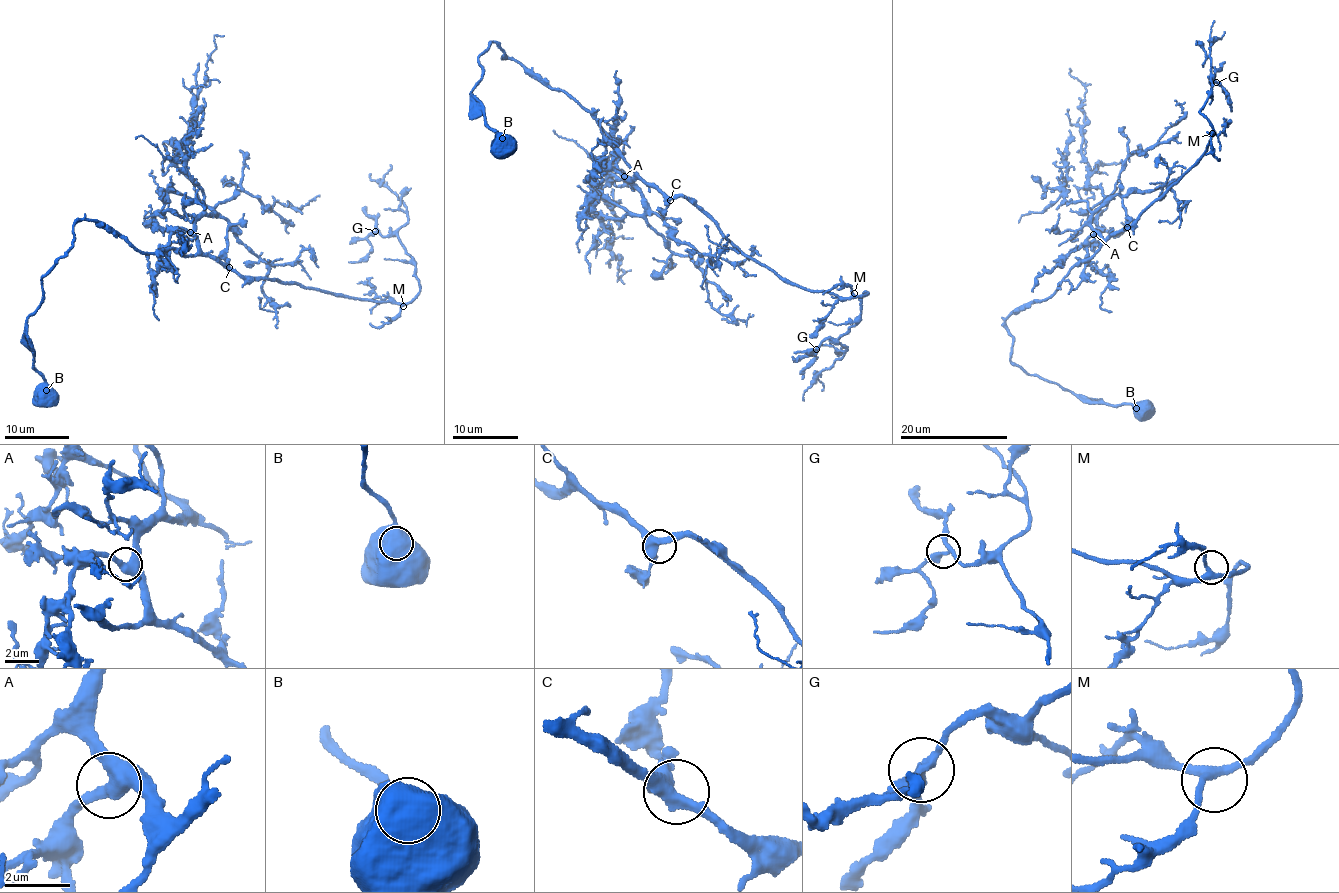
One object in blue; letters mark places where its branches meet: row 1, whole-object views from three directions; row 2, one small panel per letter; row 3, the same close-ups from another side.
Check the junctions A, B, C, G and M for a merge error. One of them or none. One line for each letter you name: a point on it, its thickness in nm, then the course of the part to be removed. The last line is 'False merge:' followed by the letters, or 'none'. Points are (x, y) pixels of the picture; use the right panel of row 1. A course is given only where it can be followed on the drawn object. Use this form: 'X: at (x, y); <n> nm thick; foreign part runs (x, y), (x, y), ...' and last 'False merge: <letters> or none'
False merge: none

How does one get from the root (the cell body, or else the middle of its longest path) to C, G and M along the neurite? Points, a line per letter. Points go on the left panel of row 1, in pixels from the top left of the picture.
C: (45, 393), (27, 319), (78, 221), (97, 220), (143, 253), (206, 253), (229, 267)
G: (45, 393), (27, 319), (78, 221), (143, 253), (206, 253), (251, 278), (410, 302), (413, 258), (375, 231)
M: (45, 393), (27, 319), (78, 221), (97, 220), (143, 253), (206, 253), (251, 278), (403, 306)

